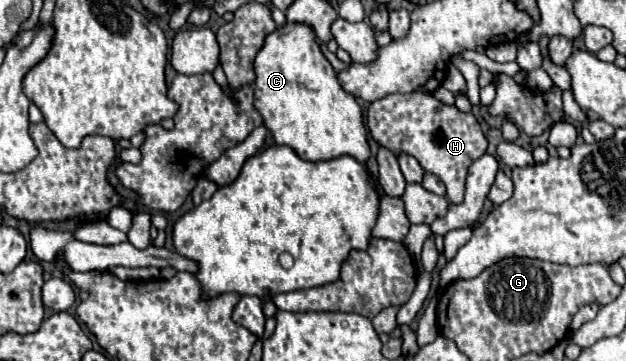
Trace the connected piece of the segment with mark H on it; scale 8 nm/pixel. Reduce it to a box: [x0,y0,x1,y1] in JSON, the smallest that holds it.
[368,93,488,205]

